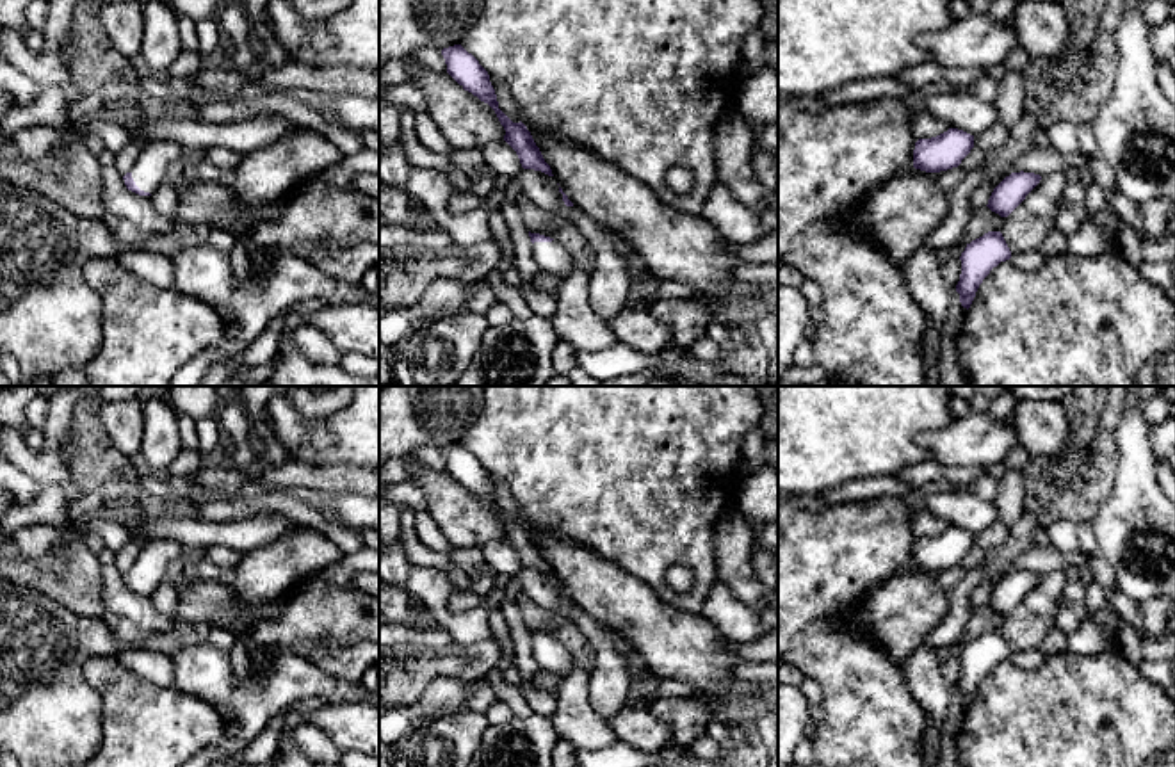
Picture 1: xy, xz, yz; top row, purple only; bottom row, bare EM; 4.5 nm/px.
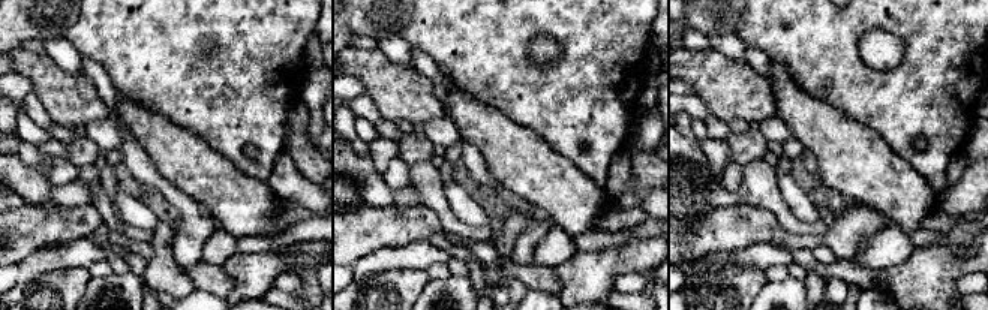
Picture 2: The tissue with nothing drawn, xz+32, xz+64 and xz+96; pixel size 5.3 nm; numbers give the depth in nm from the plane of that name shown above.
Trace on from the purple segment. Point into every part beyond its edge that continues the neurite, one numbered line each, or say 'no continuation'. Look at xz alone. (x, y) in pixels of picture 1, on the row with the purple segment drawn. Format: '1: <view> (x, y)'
1: xz (552, 258)

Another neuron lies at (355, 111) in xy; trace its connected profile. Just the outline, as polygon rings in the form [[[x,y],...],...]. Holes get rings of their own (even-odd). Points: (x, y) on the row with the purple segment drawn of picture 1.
[[[320,94],[349,128],[379,130],[379,98],[358,94]]]

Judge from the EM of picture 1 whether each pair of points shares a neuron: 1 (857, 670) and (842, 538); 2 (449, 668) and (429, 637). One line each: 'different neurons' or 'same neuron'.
1: same neuron
2: different neurons

